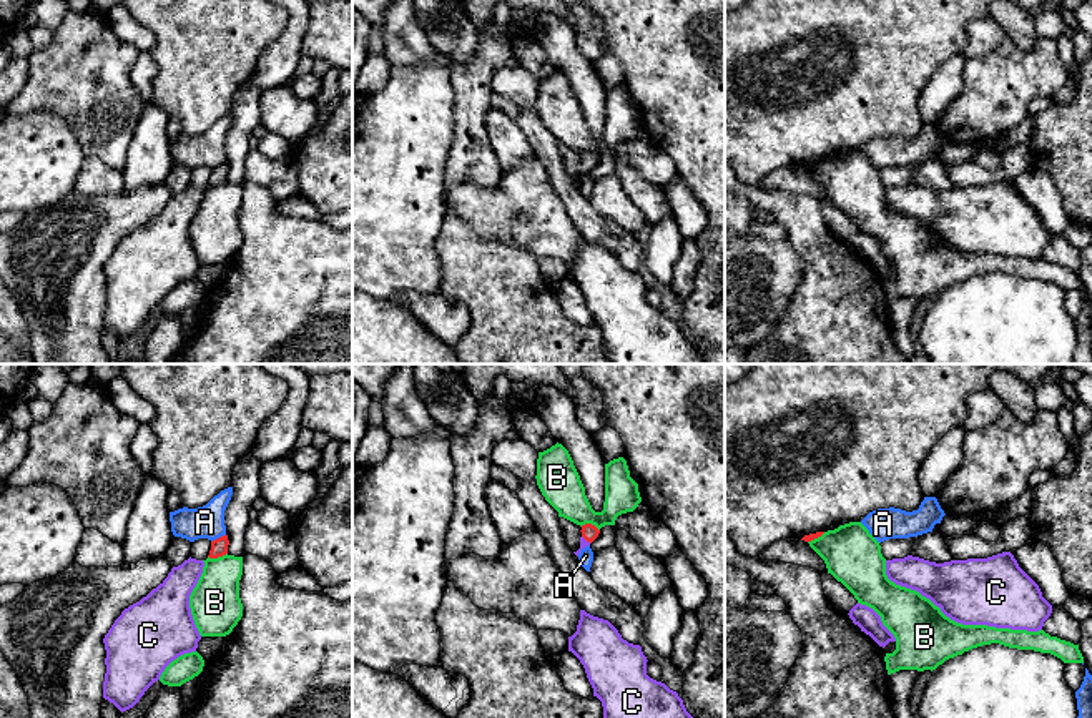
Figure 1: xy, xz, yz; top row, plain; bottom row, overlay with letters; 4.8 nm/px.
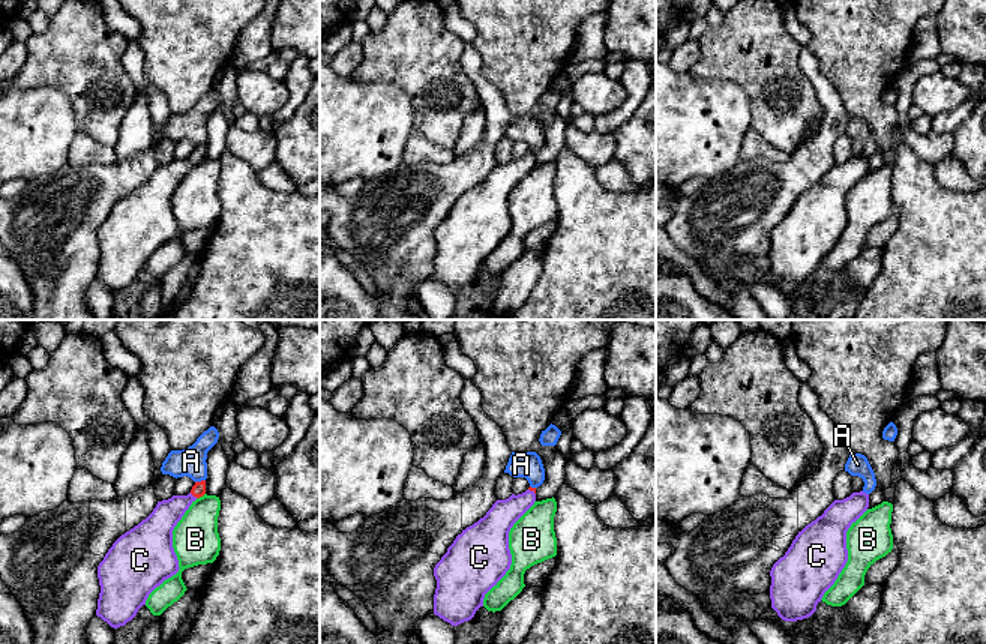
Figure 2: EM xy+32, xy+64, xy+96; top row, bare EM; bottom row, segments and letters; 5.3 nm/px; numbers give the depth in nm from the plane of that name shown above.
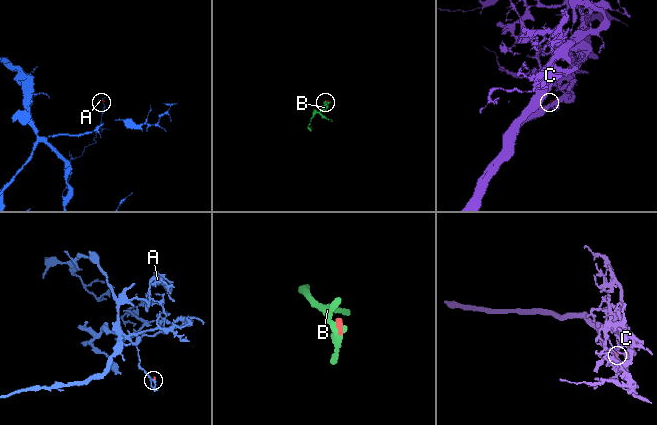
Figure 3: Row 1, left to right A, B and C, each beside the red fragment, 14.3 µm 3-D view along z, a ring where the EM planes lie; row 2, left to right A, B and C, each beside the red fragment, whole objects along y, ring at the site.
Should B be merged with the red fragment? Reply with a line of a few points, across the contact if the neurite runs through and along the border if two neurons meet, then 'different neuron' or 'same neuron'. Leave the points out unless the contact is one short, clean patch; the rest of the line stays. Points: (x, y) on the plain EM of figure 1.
xy (226, 180), (208, 185) | different neuron

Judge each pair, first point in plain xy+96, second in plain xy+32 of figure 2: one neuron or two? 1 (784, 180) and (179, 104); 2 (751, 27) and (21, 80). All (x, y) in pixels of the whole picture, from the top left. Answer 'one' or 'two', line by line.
1: two
2: one

